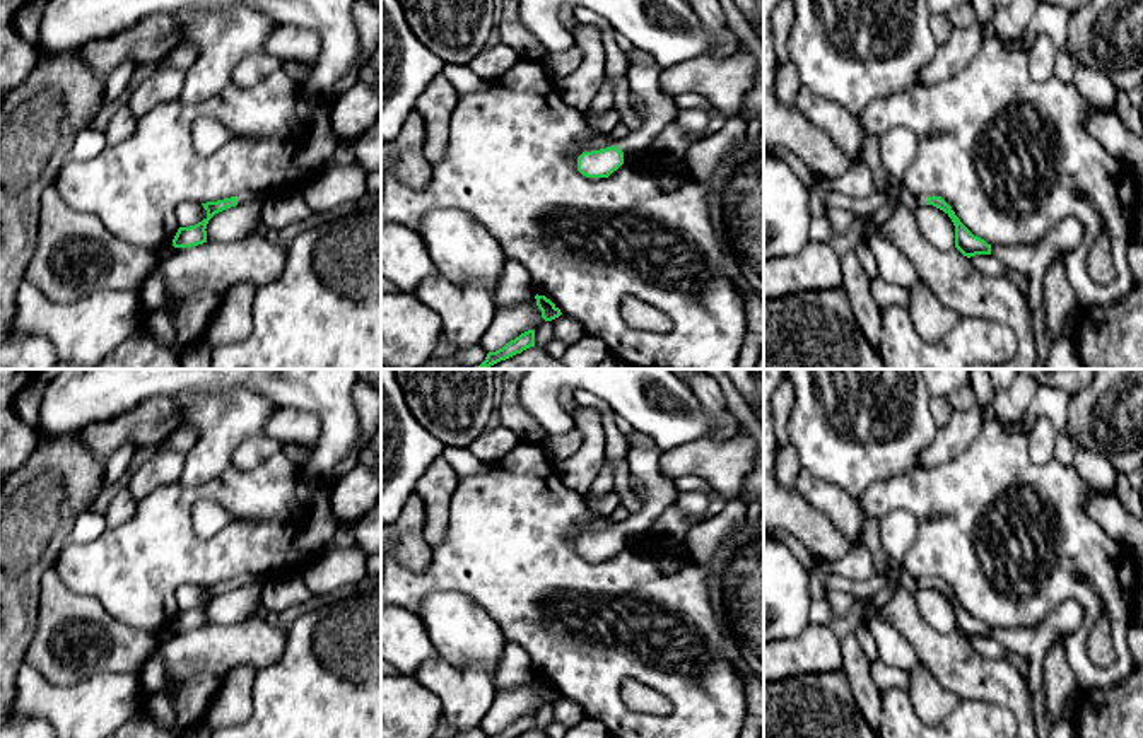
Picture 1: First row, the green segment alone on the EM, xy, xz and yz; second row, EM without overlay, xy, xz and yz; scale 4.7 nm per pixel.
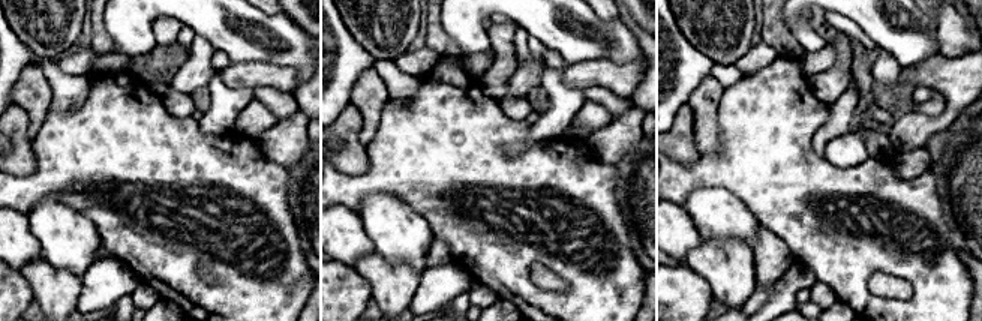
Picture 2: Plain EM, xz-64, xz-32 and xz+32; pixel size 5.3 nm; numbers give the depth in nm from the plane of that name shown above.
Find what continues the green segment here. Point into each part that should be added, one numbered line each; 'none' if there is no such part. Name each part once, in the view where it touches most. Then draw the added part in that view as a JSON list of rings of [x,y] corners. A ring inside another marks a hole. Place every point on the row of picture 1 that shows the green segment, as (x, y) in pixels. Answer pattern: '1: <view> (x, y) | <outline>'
1: xz (662, 110) | [[[630,62],[625,79],[630,92],[644,102],[646,114],[641,126],[629,130],[624,138],[615,142],[615,147],[624,154],[646,152],[659,132],[675,123],[680,109],[675,96],[661,91],[659,68],[656,65]]]

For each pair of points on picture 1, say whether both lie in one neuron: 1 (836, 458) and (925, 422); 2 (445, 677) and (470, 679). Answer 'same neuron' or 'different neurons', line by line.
1: same neuron
2: same neuron

